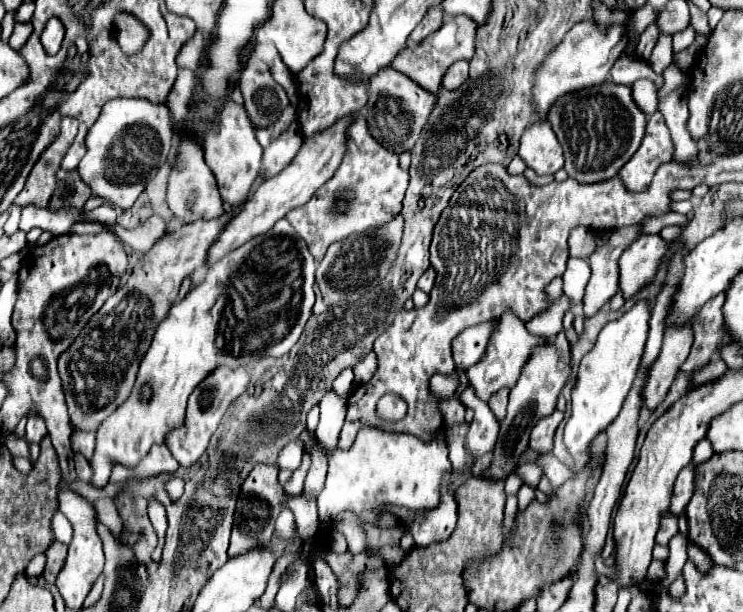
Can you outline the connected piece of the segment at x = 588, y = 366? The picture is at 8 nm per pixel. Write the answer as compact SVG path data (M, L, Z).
M640 299L620 319L610 321L598 335L594 349L580 361L578 379L572 389L572 415L564 429L564 443L574 457L586 453L590 441L600 431L604 431L622 409L622 403L632 387L648 339L648 303L650 301Z

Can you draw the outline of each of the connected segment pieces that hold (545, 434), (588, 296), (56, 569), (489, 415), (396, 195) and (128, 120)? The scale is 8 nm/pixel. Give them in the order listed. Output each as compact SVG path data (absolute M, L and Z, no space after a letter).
M554 411L550 417L544 417L542 421L538 421L538 425L532 429L532 435L530 435L530 447L542 453L550 453L554 445L554 433L562 423L562 419L564 419L564 413Z
M626 227L626 229L616 229L610 233L606 245L598 247L588 263L592 269L592 277L586 285L584 293L584 315L592 317L600 311L602 305L606 305L616 293L618 293L618 259L622 251L638 237L640 227Z
M54 541L54 543L50 545L50 549L46 551L48 561L46 561L46 569L44 569L42 575L44 575L44 579L46 579L48 583L54 583L54 581L56 581L56 575L60 573L62 565L64 565L66 551L68 551L68 547L62 545L62 543L58 543L58 541Z
M468 386L459 399L467 408L474 409L474 421L466 433L464 447L466 447L468 455L472 455L472 459L478 459L484 453L494 449L498 431L500 431L500 423L496 421L488 403L484 403L476 397L472 387Z
M358 115L348 131L348 151L334 177L326 181L306 205L292 209L286 219L306 241L314 259L322 261L326 249L334 241L342 241L354 233L380 229L382 225L386 225L386 221L394 219L402 209L406 185L408 171L398 167L398 155L384 149L368 133L364 117Z
M140 97L108 101L86 135L86 155L78 165L78 175L106 203L130 209L144 191L150 175L166 163L172 139L174 129L166 105L152 105Z

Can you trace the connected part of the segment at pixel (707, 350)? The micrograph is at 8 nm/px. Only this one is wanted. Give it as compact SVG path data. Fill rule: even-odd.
M726 293L712 297L692 319L694 329L694 345L686 359L686 363L680 367L682 373L690 375L698 367L704 367L710 363L712 355L718 351L718 345L722 345L722 305L724 305Z

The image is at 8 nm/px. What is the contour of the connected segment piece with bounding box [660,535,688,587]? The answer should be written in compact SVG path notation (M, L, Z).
M674 535L668 547L670 547L670 555L668 555L668 561L666 561L666 573L668 573L668 577L660 583L662 587L668 587L674 581L674 577L680 575L686 559L688 559L688 553L686 553L688 541L686 541L686 537Z

